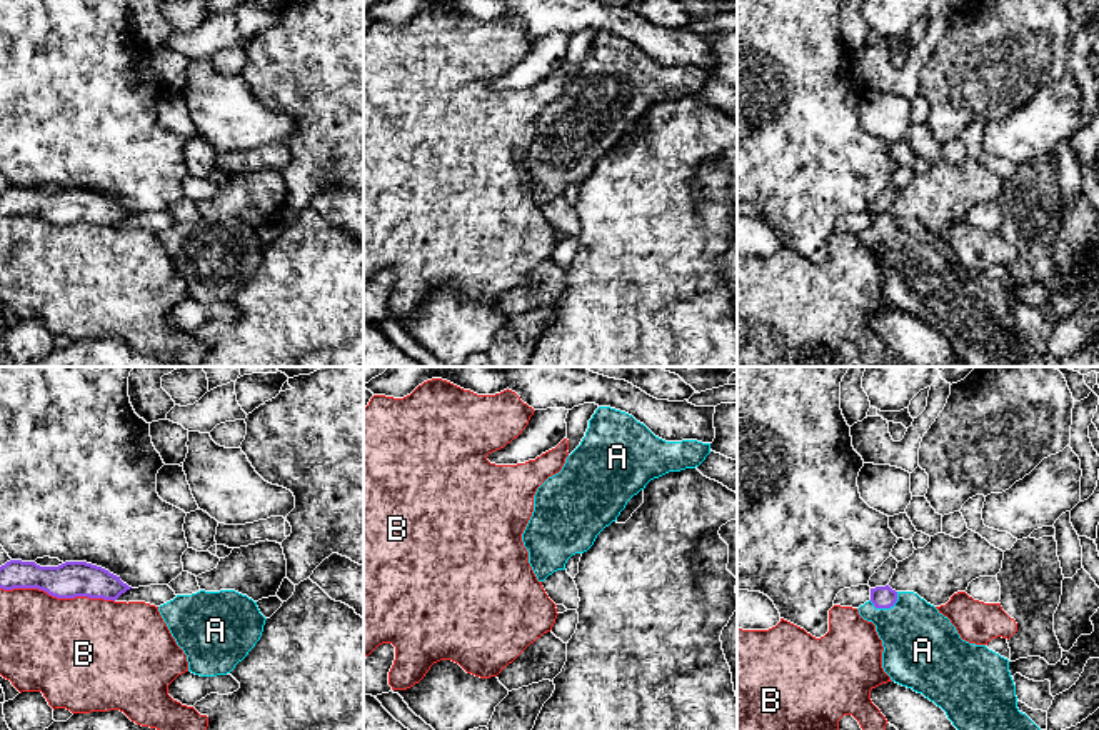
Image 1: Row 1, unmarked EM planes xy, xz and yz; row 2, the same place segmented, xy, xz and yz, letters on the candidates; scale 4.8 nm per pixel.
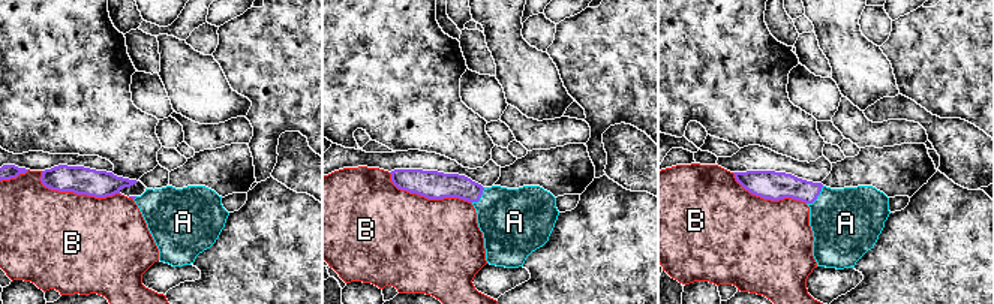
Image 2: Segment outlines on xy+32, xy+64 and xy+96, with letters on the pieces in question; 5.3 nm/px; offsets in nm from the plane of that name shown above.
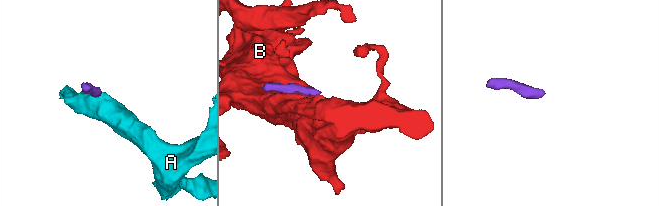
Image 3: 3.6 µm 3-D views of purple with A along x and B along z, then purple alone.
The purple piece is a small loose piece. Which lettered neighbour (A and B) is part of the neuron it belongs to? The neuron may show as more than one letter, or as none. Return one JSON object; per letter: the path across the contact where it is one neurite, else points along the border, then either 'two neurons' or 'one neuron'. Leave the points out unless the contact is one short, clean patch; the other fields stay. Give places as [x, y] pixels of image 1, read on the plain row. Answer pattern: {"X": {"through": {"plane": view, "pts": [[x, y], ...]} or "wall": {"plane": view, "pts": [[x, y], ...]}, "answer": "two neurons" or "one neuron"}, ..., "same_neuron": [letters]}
{"A": {"through": {"plane": "yz", "pts": [[883, 224], [886, 234], [921, 272]]}, "answer": "one neuron"}, "B": {"answer": "two neurons"}, "same_neuron": ["A"]}

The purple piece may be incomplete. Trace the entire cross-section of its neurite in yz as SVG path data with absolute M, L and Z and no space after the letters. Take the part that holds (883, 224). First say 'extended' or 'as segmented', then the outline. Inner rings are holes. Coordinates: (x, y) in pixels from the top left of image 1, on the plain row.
extended | M876 213L857 237L876 252L891 307L941 333L967 367L1047 367L1049 358L1017 335L1009 287L962 267L917 220Z

